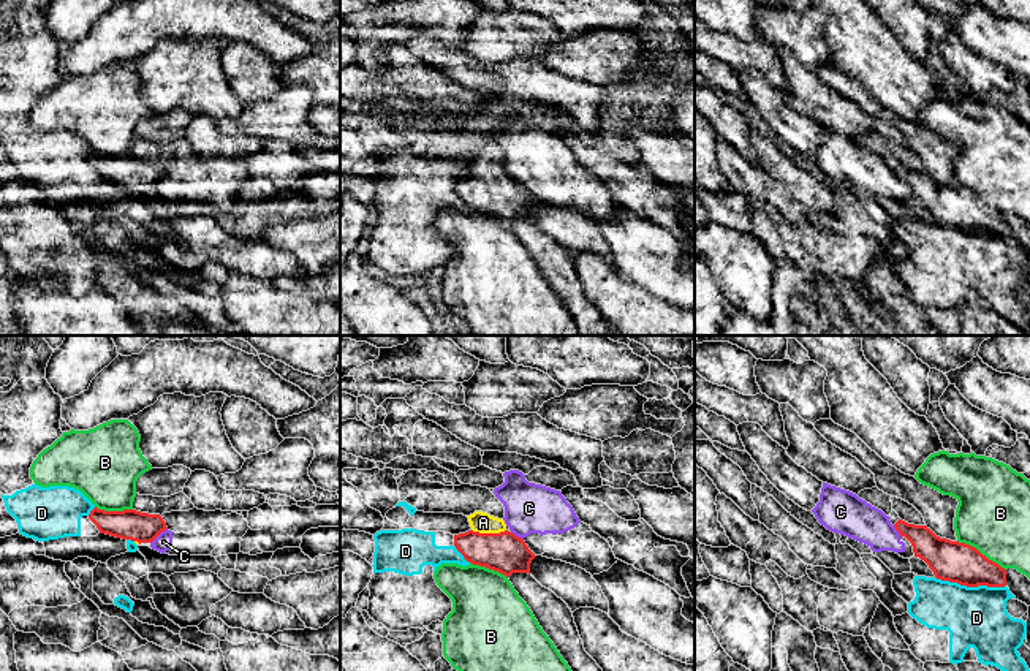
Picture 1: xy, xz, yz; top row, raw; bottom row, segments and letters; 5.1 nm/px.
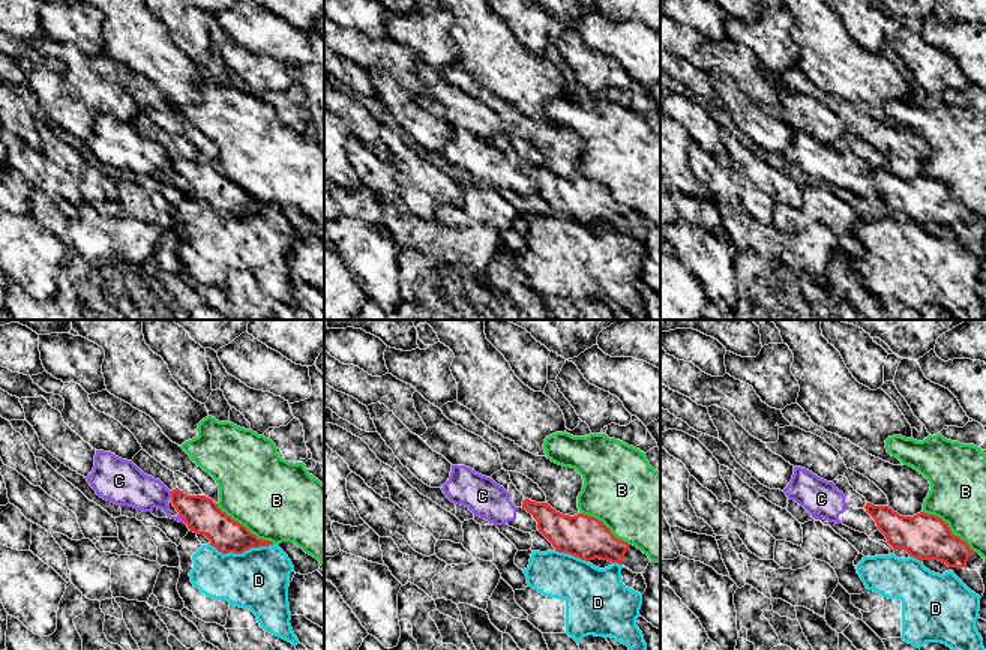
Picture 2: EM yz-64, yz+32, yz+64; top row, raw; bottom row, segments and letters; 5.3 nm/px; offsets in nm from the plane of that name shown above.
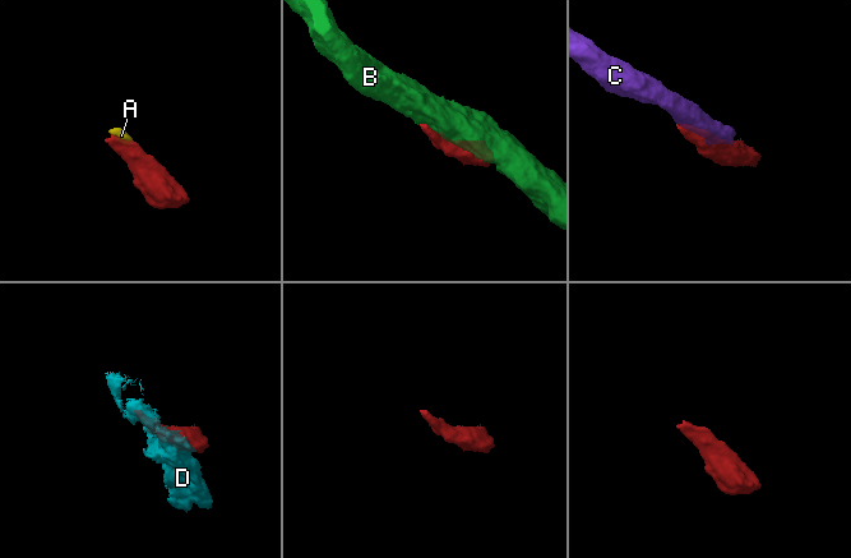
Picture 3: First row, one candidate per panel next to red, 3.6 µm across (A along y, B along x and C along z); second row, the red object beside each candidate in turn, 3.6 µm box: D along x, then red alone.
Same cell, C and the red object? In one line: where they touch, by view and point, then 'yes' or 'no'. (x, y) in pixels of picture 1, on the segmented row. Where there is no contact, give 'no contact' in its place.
xy (159, 534) | no

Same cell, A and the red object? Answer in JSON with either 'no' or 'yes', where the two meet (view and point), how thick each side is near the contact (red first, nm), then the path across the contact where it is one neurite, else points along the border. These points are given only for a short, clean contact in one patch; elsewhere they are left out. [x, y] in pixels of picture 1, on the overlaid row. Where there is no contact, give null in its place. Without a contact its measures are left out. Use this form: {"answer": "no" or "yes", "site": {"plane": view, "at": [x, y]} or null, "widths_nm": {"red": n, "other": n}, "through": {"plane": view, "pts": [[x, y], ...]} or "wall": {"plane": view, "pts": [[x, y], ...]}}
{"answer": "yes", "site": {"plane": "xz", "at": [489, 534]}, "widths_nm": {"red": 200, "other": 110}, "through": {"plane": "xz", "pts": [[505, 553], [489, 534], [483, 523]]}}

